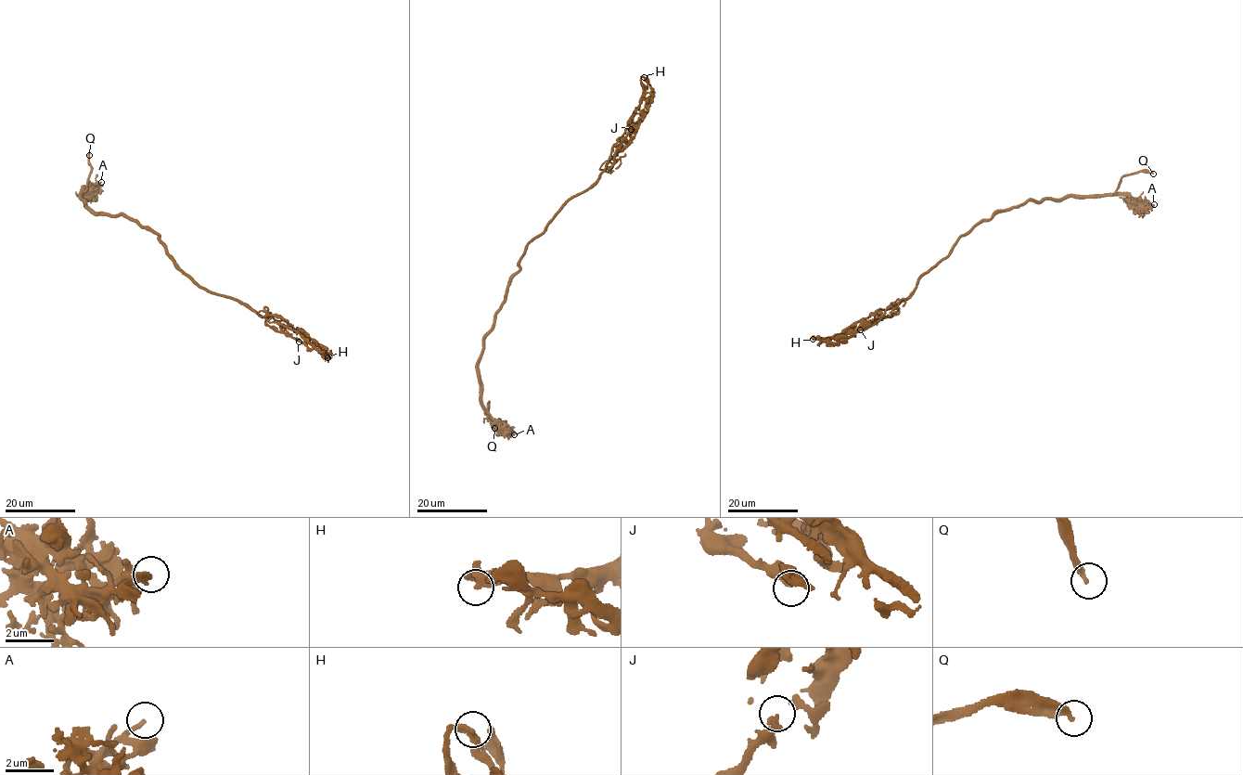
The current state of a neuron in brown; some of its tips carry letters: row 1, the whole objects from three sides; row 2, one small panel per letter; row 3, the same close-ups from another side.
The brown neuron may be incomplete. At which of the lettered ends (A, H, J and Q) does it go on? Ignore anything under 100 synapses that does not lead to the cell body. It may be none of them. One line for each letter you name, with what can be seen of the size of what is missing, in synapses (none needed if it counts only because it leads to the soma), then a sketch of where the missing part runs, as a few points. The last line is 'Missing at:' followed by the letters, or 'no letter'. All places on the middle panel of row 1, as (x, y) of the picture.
Q: (494, 428), (494, 433), (479, 436), (477, 441)
Missing at: Q

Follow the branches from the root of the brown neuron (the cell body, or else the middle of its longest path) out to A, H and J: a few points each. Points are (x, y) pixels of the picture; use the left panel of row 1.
A: (168, 252), (157, 235), (137, 222), (121, 213), (88, 208), (79, 193), (87, 187), (97, 188), (101, 182)
H: (168, 252), (198, 285), (235, 298), (268, 321), (297, 331), (327, 357)
J: (168, 252), (198, 285), (235, 298), (266, 319), (271, 316), (265, 322), (271, 328), (299, 342)

